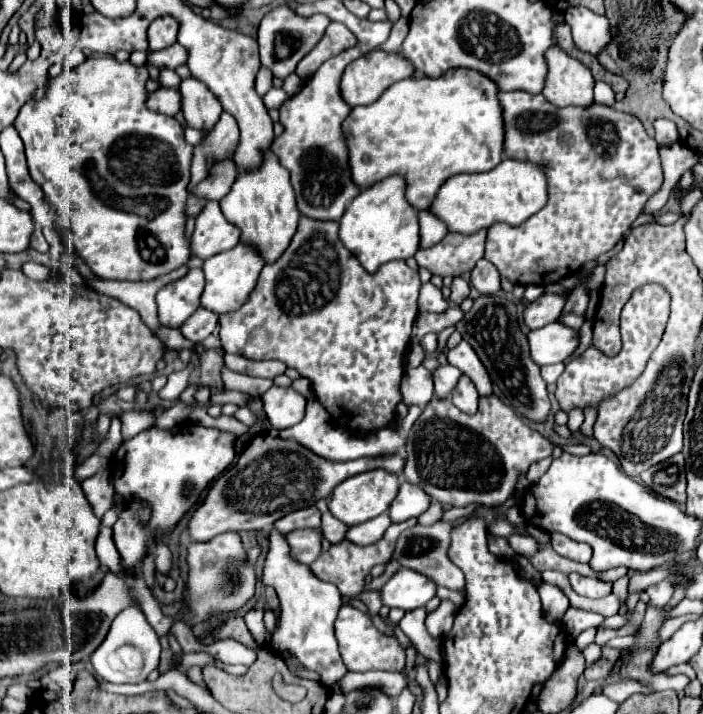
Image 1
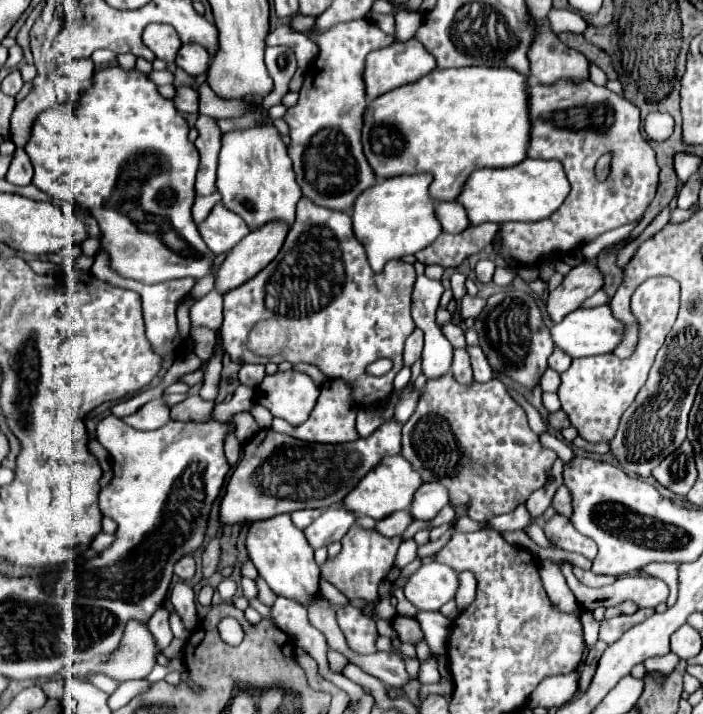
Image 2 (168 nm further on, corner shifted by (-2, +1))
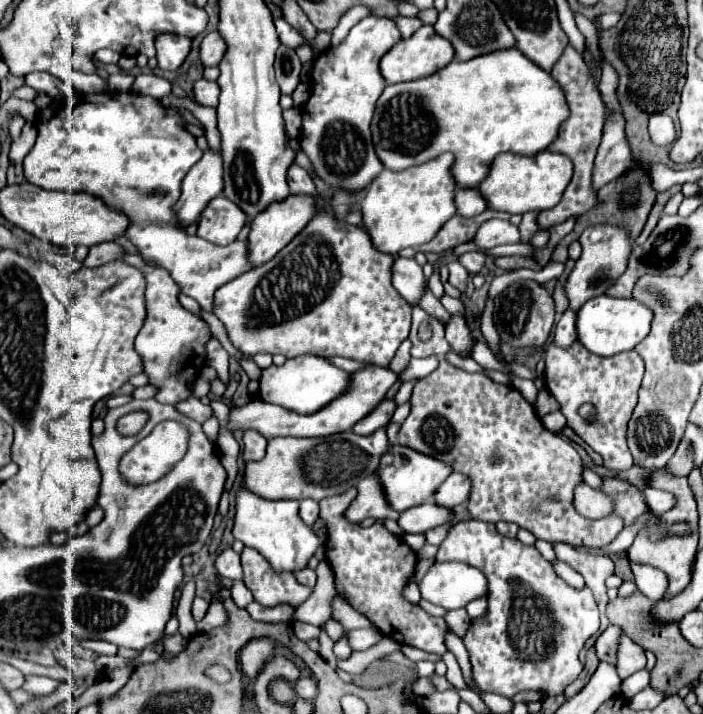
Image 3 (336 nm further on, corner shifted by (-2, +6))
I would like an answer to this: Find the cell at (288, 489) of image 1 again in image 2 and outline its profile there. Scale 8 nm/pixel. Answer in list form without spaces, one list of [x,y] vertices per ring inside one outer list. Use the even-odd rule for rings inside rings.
[[[389,419],[381,425],[371,437],[357,439],[341,445],[321,445],[321,443],[305,443],[293,439],[289,435],[281,435],[273,429],[261,429],[249,443],[243,447],[243,459],[233,471],[227,491],[221,501],[221,523],[251,523],[255,519],[271,519],[281,513],[293,513],[297,509],[327,509],[333,503],[341,503],[357,483],[379,465],[379,461],[387,455],[397,455],[401,451],[401,425]]]

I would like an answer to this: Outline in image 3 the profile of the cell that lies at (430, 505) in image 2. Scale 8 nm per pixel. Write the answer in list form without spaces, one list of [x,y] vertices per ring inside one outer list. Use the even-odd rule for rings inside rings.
[[[453,472],[445,478],[445,482],[439,486],[439,490],[435,490],[435,494],[433,494],[435,504],[451,506],[451,508],[457,504],[463,504],[463,502],[467,502],[469,488],[471,488],[471,484],[469,484],[467,476]]]

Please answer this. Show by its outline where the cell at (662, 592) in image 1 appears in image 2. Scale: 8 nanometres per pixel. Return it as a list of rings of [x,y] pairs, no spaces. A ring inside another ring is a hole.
[[[649,563],[645,565],[641,571],[651,575],[651,577],[657,577],[657,579],[663,579],[669,587],[669,599],[667,599],[667,607],[675,605],[677,601],[677,595],[679,595],[679,581],[677,581],[677,567],[679,563]]]

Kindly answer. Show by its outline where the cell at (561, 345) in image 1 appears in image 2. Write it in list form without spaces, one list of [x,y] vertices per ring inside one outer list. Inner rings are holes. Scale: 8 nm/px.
[[[609,305],[589,307],[589,309],[581,307],[577,311],[571,311],[561,323],[551,327],[553,343],[557,347],[563,347],[563,351],[567,351],[571,357],[589,357],[589,355],[613,353],[615,347],[623,339],[623,331],[625,331],[625,325],[617,317],[613,317]]]

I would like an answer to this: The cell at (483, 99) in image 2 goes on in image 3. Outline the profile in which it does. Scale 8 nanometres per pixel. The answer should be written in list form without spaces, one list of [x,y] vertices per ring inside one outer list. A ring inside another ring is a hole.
[[[511,48],[483,54],[467,62],[453,60],[427,78],[387,86],[375,104],[371,134],[375,152],[385,168],[405,170],[409,166],[429,162],[437,154],[451,152],[455,156],[455,184],[459,188],[475,188],[489,172],[489,166],[497,154],[513,152],[521,156],[535,156],[547,148],[547,142],[555,140],[559,124],[567,116],[569,110],[563,92],[551,74],[529,62],[529,58],[525,58],[517,48]]]

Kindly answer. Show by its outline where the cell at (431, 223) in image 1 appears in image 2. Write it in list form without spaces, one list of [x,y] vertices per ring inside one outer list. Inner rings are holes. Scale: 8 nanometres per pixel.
[[[441,201],[437,203],[437,217],[443,225],[443,231],[447,233],[459,233],[469,227],[467,211],[457,201]]]

